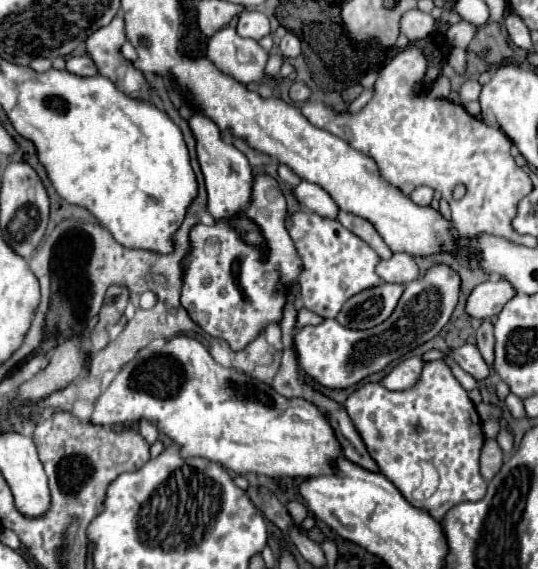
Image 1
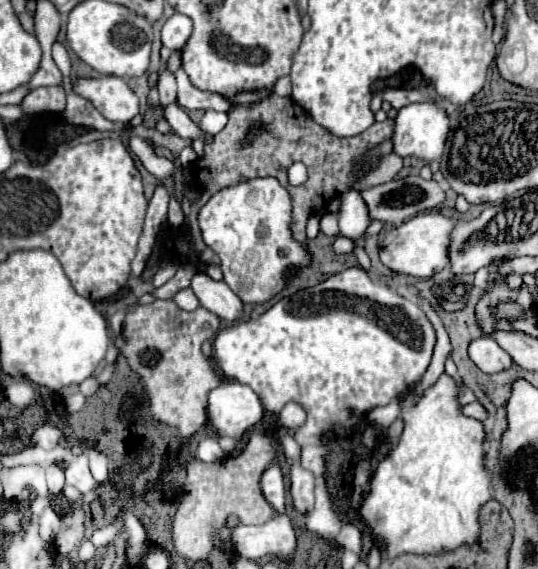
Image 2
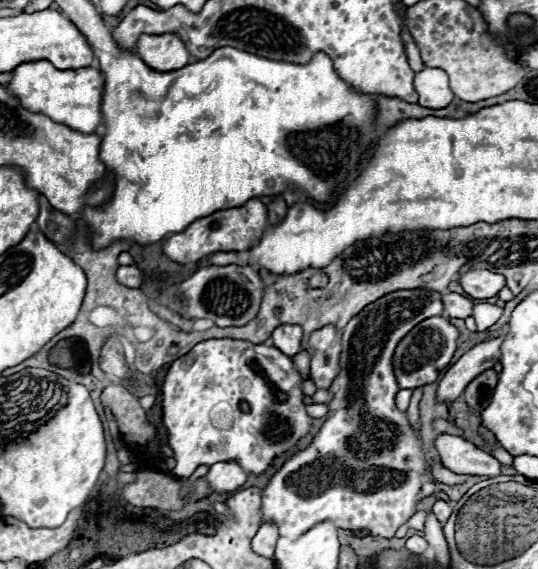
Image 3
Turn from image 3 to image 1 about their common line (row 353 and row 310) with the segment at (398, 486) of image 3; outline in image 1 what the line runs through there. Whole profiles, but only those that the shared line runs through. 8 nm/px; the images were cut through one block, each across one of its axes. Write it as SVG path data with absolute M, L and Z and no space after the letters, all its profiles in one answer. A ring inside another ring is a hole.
M378 284L368 290L362 290L342 306L338 322L354 330L374 328L394 312L402 292L402 284Z

